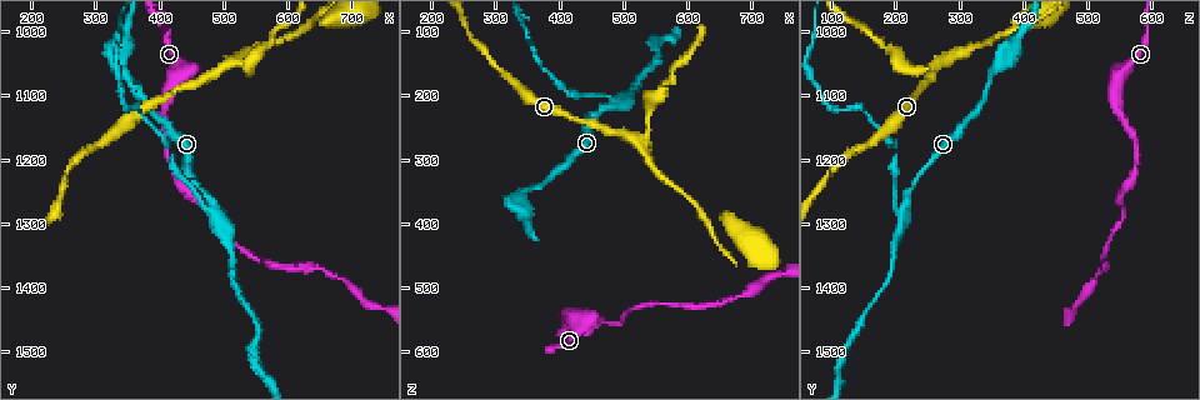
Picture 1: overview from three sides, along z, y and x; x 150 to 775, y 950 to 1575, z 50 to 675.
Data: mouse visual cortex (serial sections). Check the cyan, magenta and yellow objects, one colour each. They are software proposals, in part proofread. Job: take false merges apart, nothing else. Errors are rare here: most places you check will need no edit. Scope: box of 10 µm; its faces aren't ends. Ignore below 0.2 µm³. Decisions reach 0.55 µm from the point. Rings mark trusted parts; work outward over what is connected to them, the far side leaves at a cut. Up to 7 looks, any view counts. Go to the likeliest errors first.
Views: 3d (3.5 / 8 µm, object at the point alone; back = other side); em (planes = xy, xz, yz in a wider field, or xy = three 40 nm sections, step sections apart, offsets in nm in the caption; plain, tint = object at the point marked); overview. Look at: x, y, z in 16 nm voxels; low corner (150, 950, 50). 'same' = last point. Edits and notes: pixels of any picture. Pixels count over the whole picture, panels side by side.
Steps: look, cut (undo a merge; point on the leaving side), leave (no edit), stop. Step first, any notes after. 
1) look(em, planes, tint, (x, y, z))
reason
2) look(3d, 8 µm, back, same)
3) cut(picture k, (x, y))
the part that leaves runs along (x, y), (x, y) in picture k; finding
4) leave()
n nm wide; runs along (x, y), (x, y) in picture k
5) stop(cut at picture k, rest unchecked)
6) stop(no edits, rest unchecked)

look(3d, 3.5 µm, (480, 1275, 210))
two arms at a narrow angle

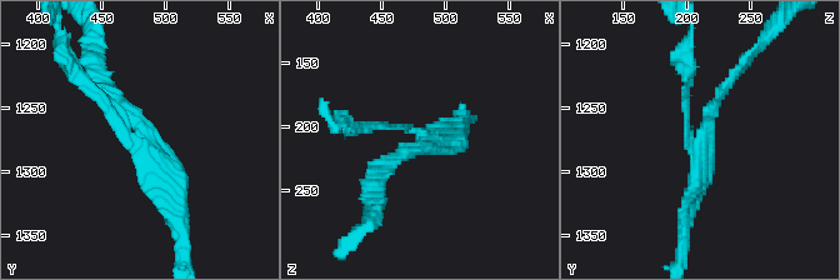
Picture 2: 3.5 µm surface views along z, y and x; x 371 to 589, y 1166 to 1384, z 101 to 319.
look(em, xy, step 1, tint, (482, 1274, 212))
3 arms; arms of 100, 150, 200 nm

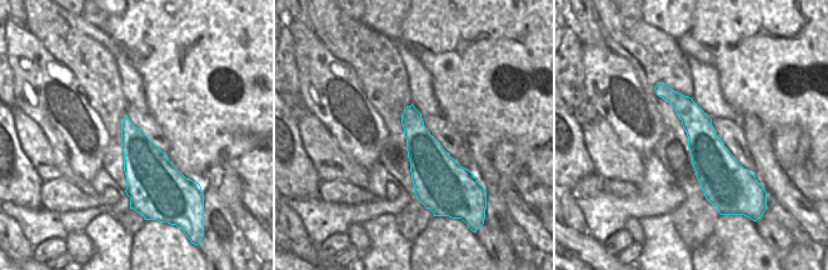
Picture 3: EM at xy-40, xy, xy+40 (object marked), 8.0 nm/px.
cut(picture 2, (106, 106))
a second cell is stuck on

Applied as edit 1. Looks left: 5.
look(overview)

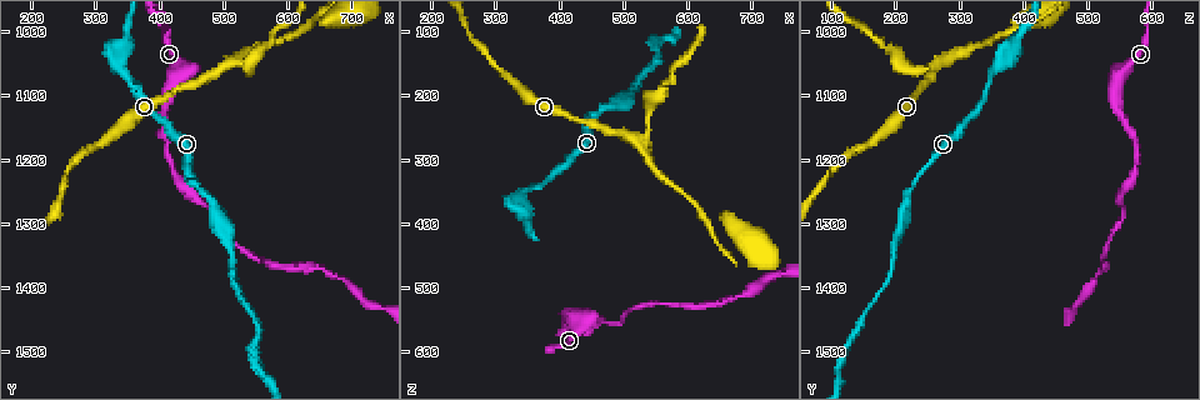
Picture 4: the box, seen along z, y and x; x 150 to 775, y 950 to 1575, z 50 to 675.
look(3d, 3.5 µm, (520, 1050, 275))
thin neck

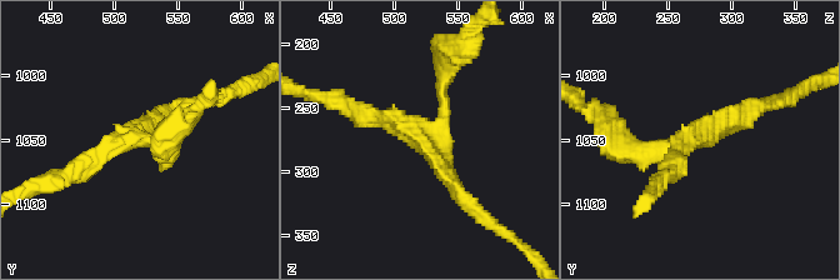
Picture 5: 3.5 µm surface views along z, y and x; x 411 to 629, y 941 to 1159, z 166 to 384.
look(em, planes, tint, (518, 1046, 274))
3 arms; arms of 200, 200, 250 nm; shape alone is not enough

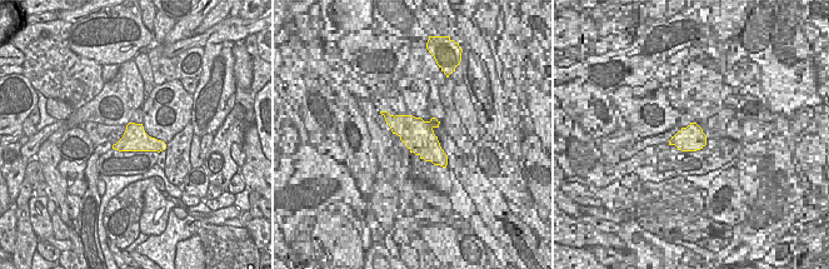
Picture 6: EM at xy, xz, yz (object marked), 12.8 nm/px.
leave()
320 nm wide; runs along (355, 109), (420, 138), (443, 121), (448, 68) in picture 5; all the same cell

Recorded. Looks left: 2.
stop(cut at picture 2, rest unchecked)

